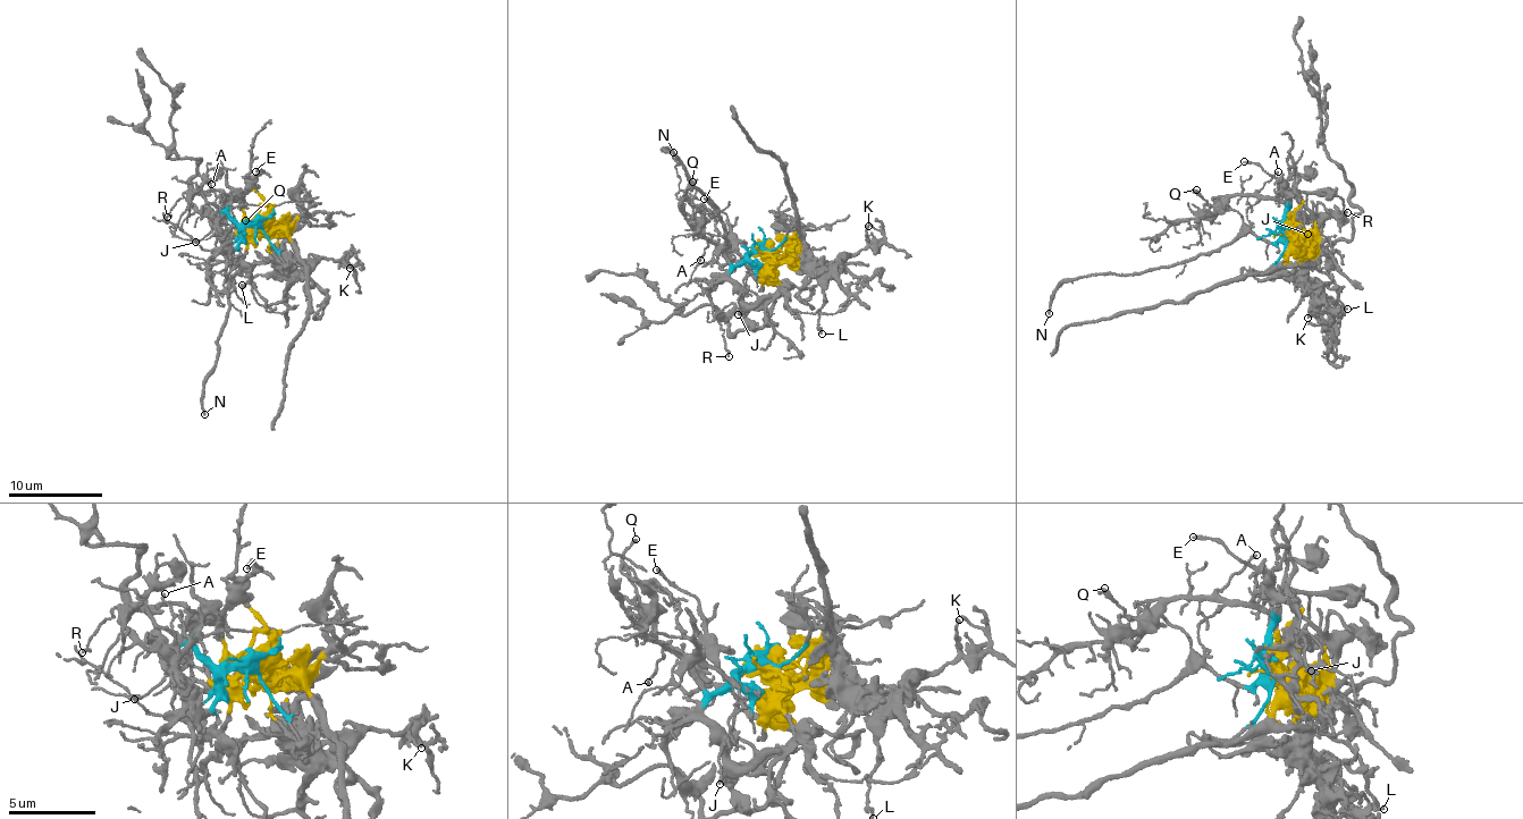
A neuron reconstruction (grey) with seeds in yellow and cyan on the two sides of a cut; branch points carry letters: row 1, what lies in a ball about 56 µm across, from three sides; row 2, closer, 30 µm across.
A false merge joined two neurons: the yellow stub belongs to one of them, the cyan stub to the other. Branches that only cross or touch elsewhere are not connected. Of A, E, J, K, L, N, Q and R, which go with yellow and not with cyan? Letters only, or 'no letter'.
E, K, L

